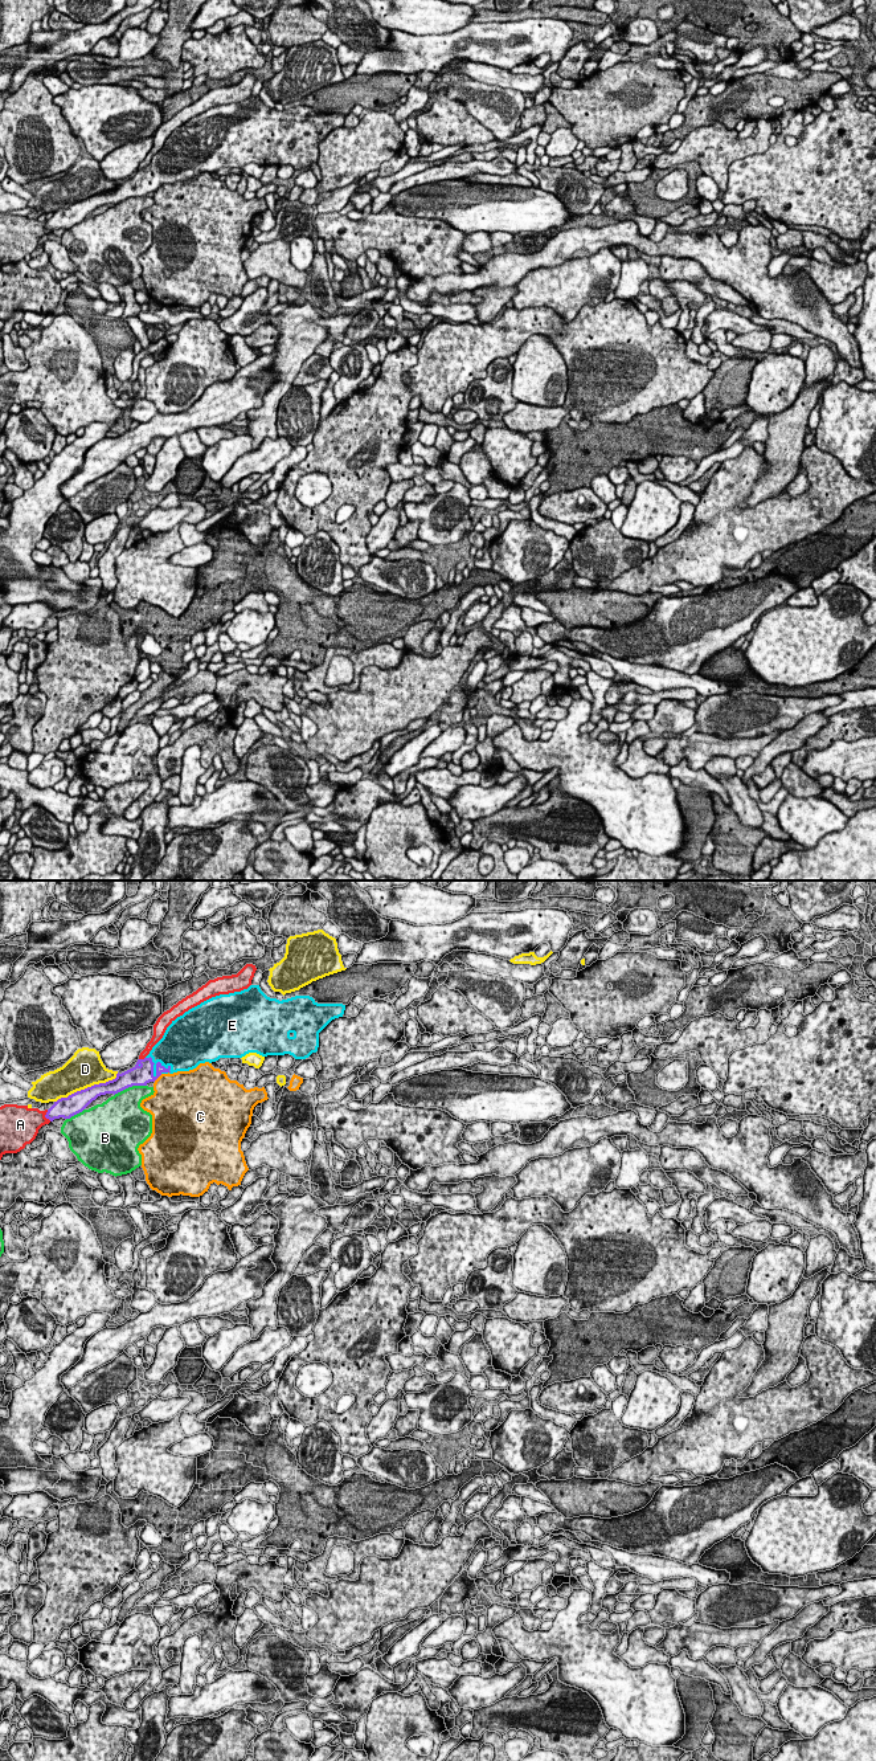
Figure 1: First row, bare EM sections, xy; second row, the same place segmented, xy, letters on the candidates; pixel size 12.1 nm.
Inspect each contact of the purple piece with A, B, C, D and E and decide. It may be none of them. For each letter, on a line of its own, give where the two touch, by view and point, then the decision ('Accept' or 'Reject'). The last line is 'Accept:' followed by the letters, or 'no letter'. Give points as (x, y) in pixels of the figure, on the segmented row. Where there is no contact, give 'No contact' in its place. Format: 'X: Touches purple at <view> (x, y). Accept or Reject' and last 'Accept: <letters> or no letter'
A: Touches purple at xy (45, 1116). Reject
B: Touches purple at xy (130, 1086). Reject
C: Touches purple at xy (158, 1077). Reject
D: Touches purple at xy (87, 1087). Reject
E: Touches purple at xy (158, 1062). Accept
Accept: E

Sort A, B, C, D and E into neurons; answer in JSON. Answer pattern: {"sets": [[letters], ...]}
{"sets": [["A"], ["B"], ["C"], ["D"], ["E"]]}

